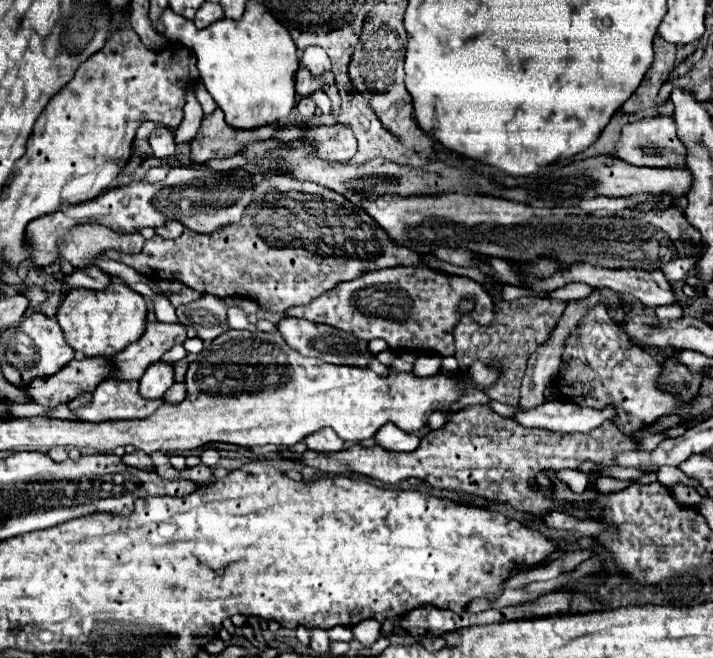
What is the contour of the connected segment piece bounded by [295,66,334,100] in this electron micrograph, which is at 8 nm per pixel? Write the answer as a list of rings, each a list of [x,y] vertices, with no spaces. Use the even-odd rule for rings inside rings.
[[[300,68],[298,70],[298,74],[296,74],[295,78],[295,92],[296,98],[299,100],[303,97],[309,97],[312,92],[316,92],[316,90],[320,90],[320,86],[322,86],[322,82],[330,82],[334,76],[332,76],[332,72],[326,72],[326,74],[322,74],[322,76],[314,76],[308,68]]]

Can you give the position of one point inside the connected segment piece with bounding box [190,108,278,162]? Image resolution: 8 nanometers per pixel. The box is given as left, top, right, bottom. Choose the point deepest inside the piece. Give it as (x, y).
(215, 138)

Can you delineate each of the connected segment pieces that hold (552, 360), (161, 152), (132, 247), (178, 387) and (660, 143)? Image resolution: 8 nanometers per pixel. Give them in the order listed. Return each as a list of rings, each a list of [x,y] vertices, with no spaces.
[[[596,290],[594,294],[590,294],[588,298],[582,298],[580,302],[578,300],[572,300],[572,302],[568,302],[568,308],[566,308],[566,312],[564,312],[564,316],[560,318],[560,322],[558,322],[558,326],[556,326],[556,330],[554,330],[554,334],[552,334],[552,338],[546,342],[546,346],[540,346],[532,356],[530,356],[530,360],[528,360],[528,366],[526,366],[526,374],[524,374],[522,378],[522,386],[520,386],[520,400],[519,405],[520,408],[524,410],[534,408],[534,406],[540,406],[542,402],[546,402],[546,398],[544,398],[544,392],[548,386],[550,386],[550,382],[552,382],[552,378],[558,374],[558,368],[560,368],[560,356],[562,356],[562,350],[564,350],[564,338],[568,336],[568,330],[572,330],[572,326],[576,326],[576,322],[580,322],[580,318],[584,316],[584,310],[590,310],[592,306],[596,306],[596,304],[610,304],[610,306],[614,306],[614,308],[618,308],[618,306],[622,306],[626,312],[630,310],[624,302],[622,302],[622,298],[614,292],[614,290]]]
[[[156,128],[150,134],[150,146],[154,150],[154,156],[164,158],[164,156],[172,156],[176,150],[176,142],[174,142],[174,132],[168,128]]]
[[[80,224],[80,226],[72,226],[72,230],[68,230],[64,238],[60,238],[58,242],[60,242],[58,248],[62,258],[72,262],[72,266],[86,266],[94,258],[98,258],[104,252],[104,248],[136,254],[142,250],[144,238],[138,232],[116,234],[114,230],[108,230],[104,226]]]
[[[174,384],[174,386],[168,390],[168,394],[164,394],[164,402],[168,402],[168,404],[178,404],[178,402],[184,400],[184,396],[186,396],[186,386],[184,386],[184,384]]]
[[[644,118],[622,126],[620,142],[614,148],[614,156],[634,166],[674,168],[684,166],[684,144],[676,138],[674,118]]]

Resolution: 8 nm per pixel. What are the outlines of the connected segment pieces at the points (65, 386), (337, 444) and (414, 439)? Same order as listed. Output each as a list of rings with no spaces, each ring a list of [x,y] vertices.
[[[82,358],[82,360],[72,360],[68,366],[64,366],[60,372],[52,374],[52,378],[34,378],[26,388],[26,396],[40,406],[56,408],[58,404],[68,404],[70,400],[76,398],[80,392],[92,392],[108,376],[108,366],[104,366],[104,358]]]
[[[332,428],[318,430],[316,434],[308,436],[304,442],[310,450],[316,450],[316,452],[338,452],[344,448],[344,440]]]
[[[382,426],[376,434],[376,440],[380,446],[384,446],[386,450],[392,452],[412,452],[418,448],[420,438],[416,434],[404,434],[404,430],[400,430],[398,426]]]

